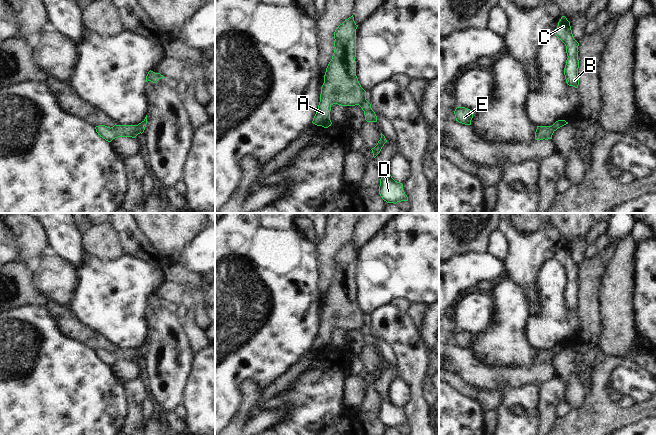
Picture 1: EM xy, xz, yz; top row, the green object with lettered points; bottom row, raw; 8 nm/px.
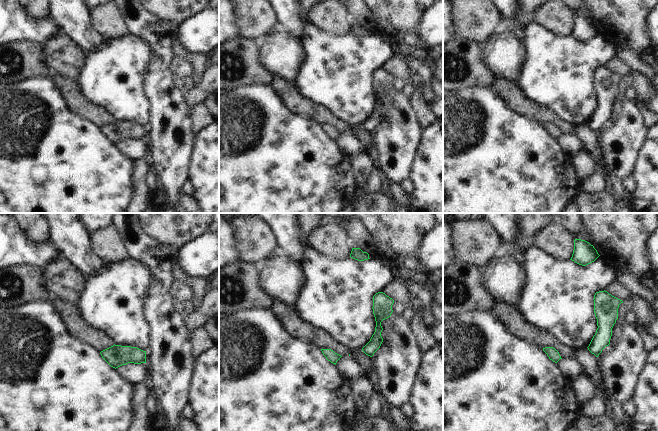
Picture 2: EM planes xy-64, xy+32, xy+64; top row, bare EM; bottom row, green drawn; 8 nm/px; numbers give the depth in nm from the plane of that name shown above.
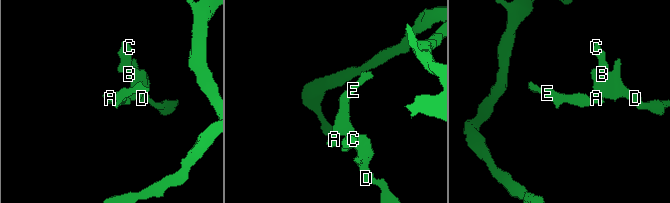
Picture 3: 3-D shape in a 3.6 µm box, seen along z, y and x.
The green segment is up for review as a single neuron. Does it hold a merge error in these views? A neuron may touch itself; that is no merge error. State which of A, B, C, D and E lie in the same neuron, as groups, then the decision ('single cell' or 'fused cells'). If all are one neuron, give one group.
groups A E / B C D; fused cells

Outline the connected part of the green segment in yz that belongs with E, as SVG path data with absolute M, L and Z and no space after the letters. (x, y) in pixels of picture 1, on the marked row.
M457 107L454 111L456 121L465 125L471 125L474 112L465 107Z

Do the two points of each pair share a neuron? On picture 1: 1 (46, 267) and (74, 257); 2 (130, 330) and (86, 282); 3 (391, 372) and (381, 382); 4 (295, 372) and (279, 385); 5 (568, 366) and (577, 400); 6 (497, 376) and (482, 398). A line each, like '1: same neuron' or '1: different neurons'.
1: different neurons
2: same neuron
3: same neuron
4: same neuron
5: same neuron
6: different neurons

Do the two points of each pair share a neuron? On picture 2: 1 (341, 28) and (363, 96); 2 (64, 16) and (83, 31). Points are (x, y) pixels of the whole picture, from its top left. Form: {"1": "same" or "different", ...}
{"1": "different", "2": "same"}

